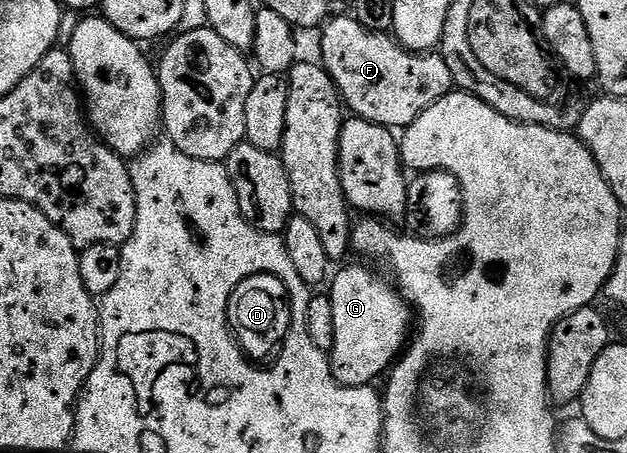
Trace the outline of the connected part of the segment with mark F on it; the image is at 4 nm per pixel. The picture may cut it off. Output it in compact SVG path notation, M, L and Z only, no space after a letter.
M354 16L328 17L321 33L318 55L321 65L334 80L339 97L354 117L388 128L405 128L425 108L452 93L449 64L445 64L442 53L409 51L390 33L365 29Z

